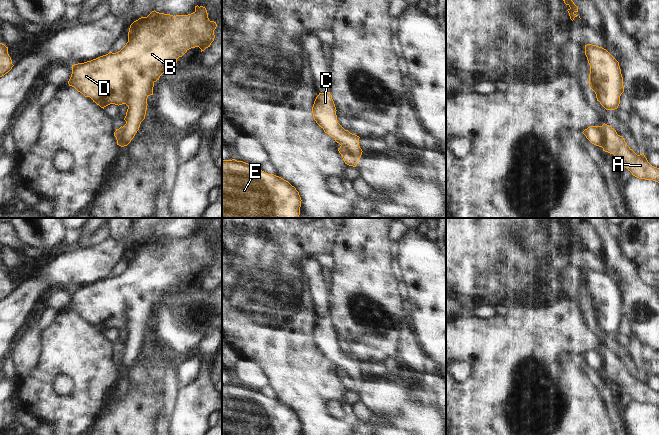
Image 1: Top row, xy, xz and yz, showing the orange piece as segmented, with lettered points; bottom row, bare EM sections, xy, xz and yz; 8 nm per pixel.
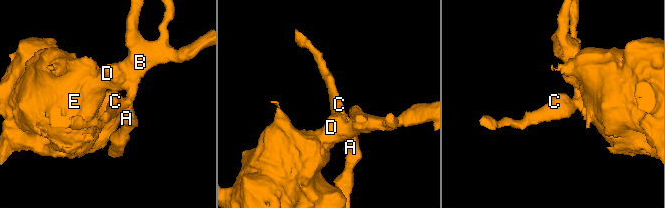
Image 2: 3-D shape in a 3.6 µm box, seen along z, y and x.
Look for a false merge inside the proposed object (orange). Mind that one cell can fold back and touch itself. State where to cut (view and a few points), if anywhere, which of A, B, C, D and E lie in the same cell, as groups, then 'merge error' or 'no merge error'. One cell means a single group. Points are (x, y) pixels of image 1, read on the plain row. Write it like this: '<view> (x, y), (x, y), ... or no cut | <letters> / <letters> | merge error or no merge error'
yz (604, 347), (601, 352), (601, 370) | A / B C D E | merge error

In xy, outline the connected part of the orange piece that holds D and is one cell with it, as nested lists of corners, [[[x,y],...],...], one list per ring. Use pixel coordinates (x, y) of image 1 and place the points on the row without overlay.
[[[195,230],[195,235],[191,238],[176,240],[154,234],[147,241],[141,241],[130,249],[128,266],[120,275],[72,289],[68,308],[103,333],[110,328],[128,330],[124,342],[126,348],[117,364],[117,369],[127,370],[145,343],[147,322],[153,319],[154,307],[165,295],[176,289],[177,283],[189,273],[199,271],[202,276],[210,271],[216,251],[216,246],[209,244],[203,230]]]

